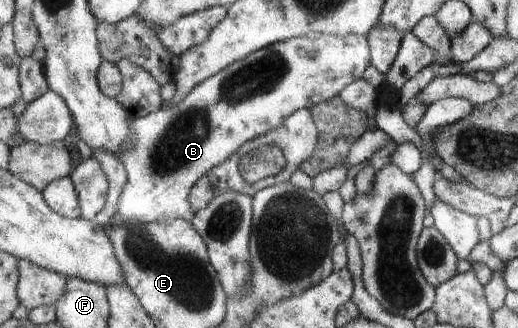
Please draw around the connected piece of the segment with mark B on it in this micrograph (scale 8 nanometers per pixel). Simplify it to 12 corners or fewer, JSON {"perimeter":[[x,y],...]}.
{"perimeter":[[366,35],[262,47],[182,103],[130,113],[120,223],[190,191],[371,65]]}

